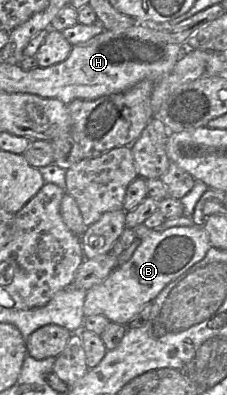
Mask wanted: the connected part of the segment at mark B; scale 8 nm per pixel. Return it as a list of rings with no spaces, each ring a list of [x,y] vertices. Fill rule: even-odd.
[[[176,226],[157,231],[149,229],[140,239],[132,257],[116,267],[107,278],[86,293],[84,316],[104,315],[111,322],[125,325],[163,288],[204,258],[211,243],[203,226]]]

